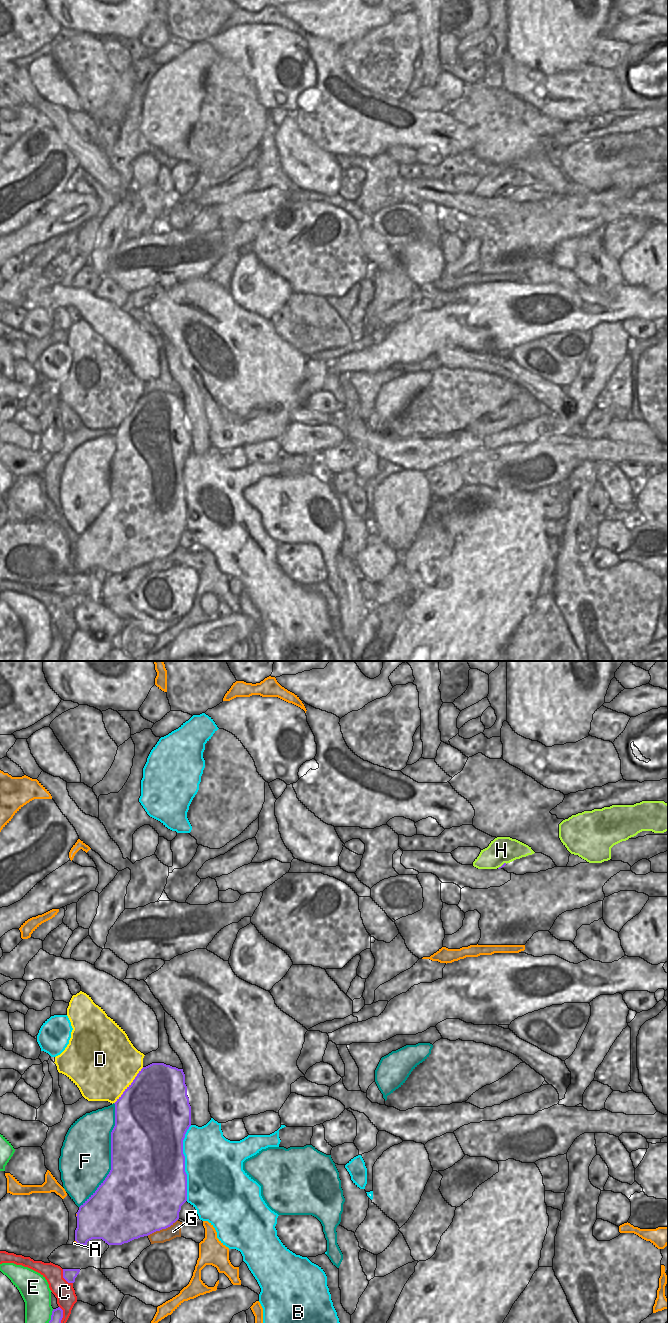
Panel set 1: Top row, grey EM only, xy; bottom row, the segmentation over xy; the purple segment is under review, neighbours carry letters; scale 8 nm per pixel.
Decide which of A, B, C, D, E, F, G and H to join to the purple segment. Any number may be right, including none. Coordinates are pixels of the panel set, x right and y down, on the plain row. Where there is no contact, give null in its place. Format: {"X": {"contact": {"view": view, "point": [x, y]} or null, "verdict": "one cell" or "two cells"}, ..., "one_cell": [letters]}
{"A": {"contact": {"view": "xy", "point": [76, 569]}, "verdict": "two cells"}, "B": {"contact": {"view": "xy", "point": [184, 491]}, "verdict": "two cells"}, "C": {"contact": {"view": "xy", "point": [62, 645]}, "verdict": "two cells"}, "D": {"contact": {"view": "xy", "point": [130, 413]}, "verdict": "two cells"}, "E": {"contact": {"view": "xy", "point": [49, 649]}, "verdict": "two cells"}, "F": {"contact": {"view": "xy", "point": [111, 483]}, "verdict": "two cells"}, "G": {"contact": {"view": "xy", "point": [162, 556]}, "verdict": "two cells"}, "H": {"contact": {"view": "xy", "point": [503, 192]}, "verdict": "one cell"}, "one_cell": ["H"]}

